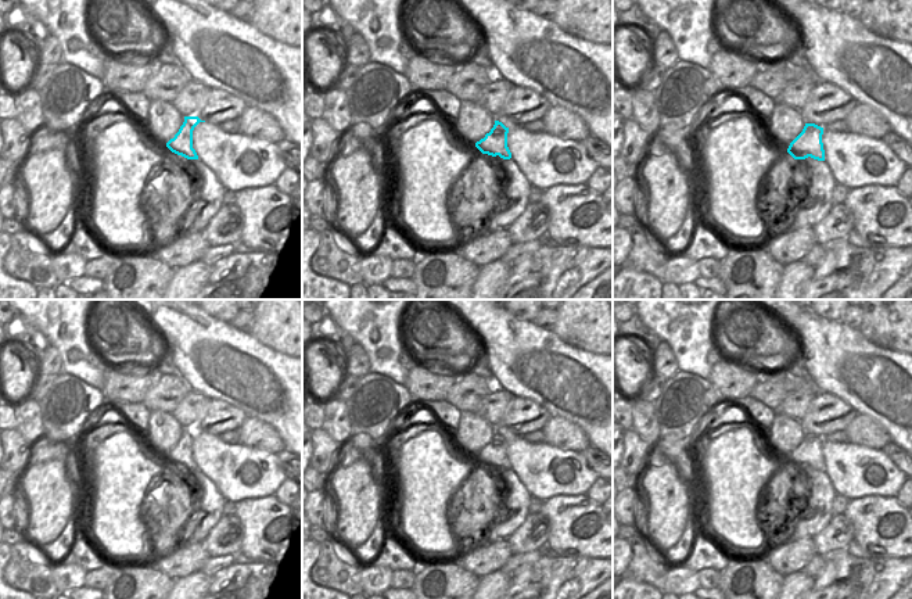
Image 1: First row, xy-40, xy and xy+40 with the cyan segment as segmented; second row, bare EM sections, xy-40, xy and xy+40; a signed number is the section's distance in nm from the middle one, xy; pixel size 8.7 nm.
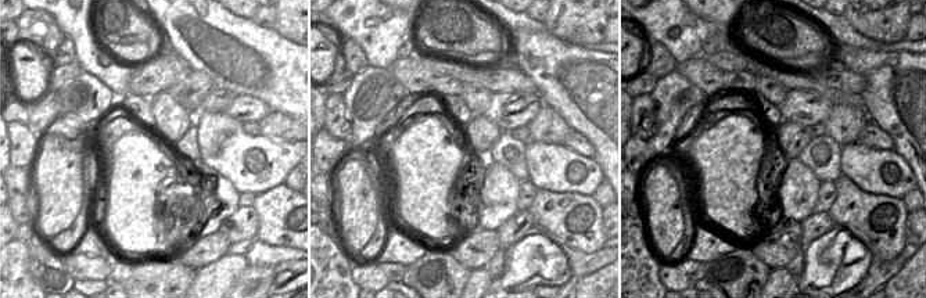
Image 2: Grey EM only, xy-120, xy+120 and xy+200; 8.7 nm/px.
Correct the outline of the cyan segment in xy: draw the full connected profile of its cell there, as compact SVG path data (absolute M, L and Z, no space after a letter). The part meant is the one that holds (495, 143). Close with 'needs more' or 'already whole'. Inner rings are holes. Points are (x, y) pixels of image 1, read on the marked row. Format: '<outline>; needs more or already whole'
M495 121L493 128L489 133L485 134L484 139L475 143L475 147L482 153L492 157L499 155L503 159L510 159L511 153L507 147L507 133L509 128L506 128L502 122Z; already whole

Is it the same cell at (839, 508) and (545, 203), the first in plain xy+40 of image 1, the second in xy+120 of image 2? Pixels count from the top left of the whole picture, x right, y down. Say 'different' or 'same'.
different

